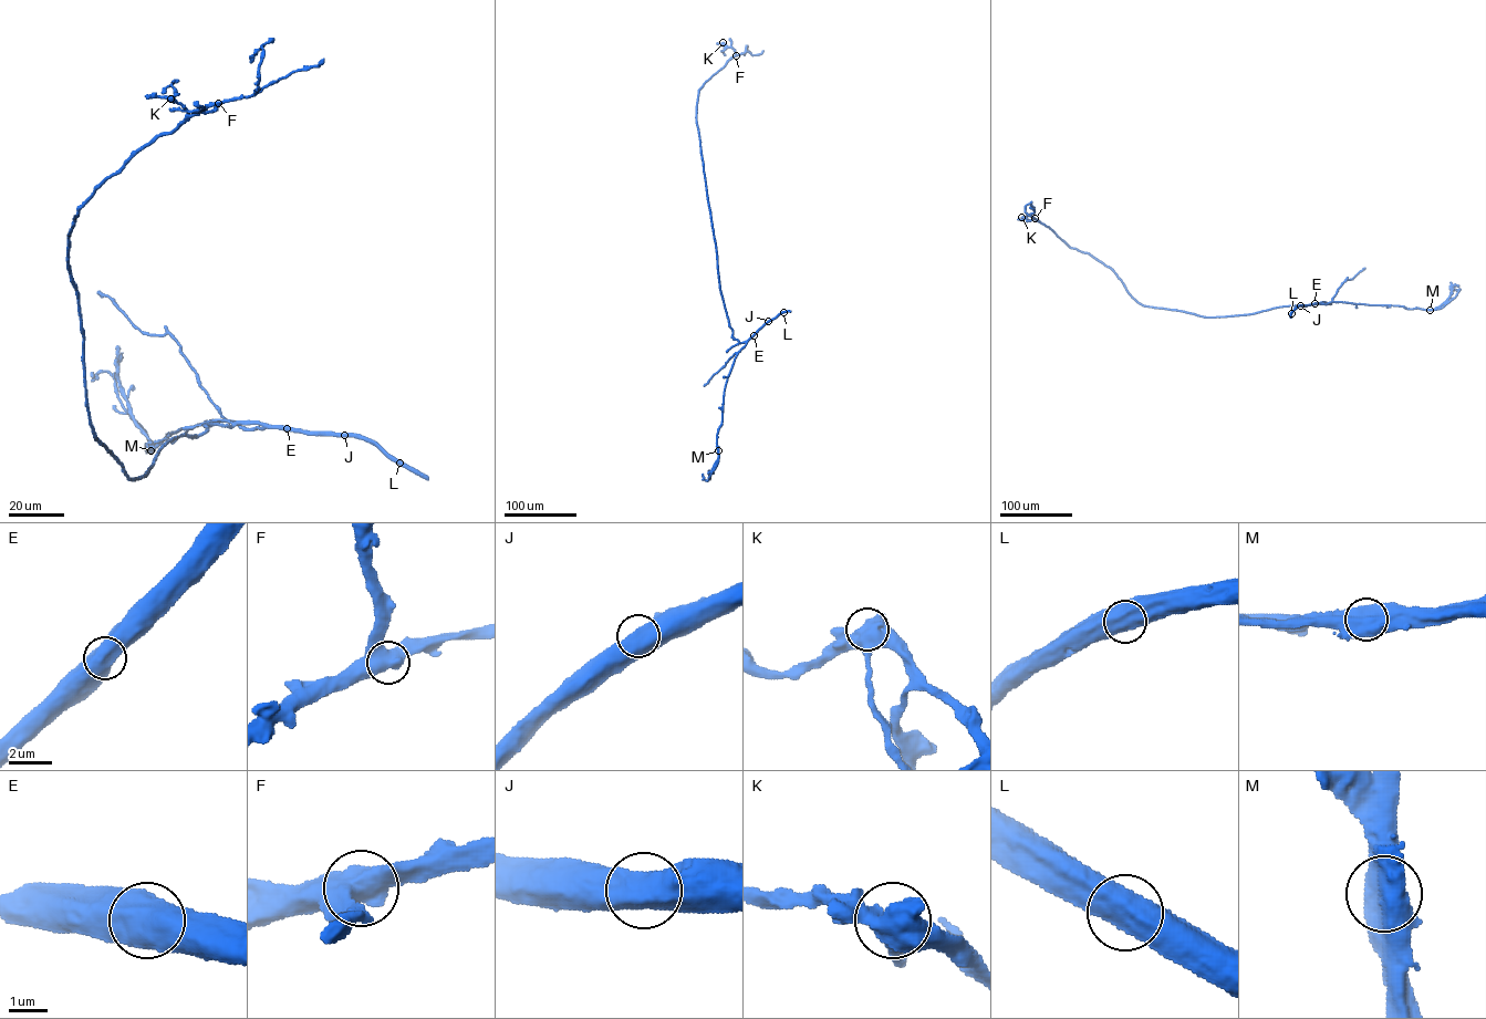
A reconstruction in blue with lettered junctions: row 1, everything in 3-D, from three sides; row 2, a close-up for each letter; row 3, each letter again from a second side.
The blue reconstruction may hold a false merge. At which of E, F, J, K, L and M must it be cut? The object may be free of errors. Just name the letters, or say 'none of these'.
M

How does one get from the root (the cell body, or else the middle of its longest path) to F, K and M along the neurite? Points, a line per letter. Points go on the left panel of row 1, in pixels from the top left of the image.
F: (145, 475), (130, 478), (93, 434), (69, 235), (78, 210), (106, 178), (154, 138), (218, 103)
K: (145, 475), (130, 478), (93, 434), (69, 235), (106, 178), (217, 106), (187, 112), (170, 99)
M: (145, 475), (175, 437), (197, 436), (209, 425), (262, 426), (211, 420), (146, 445), (151, 450)

